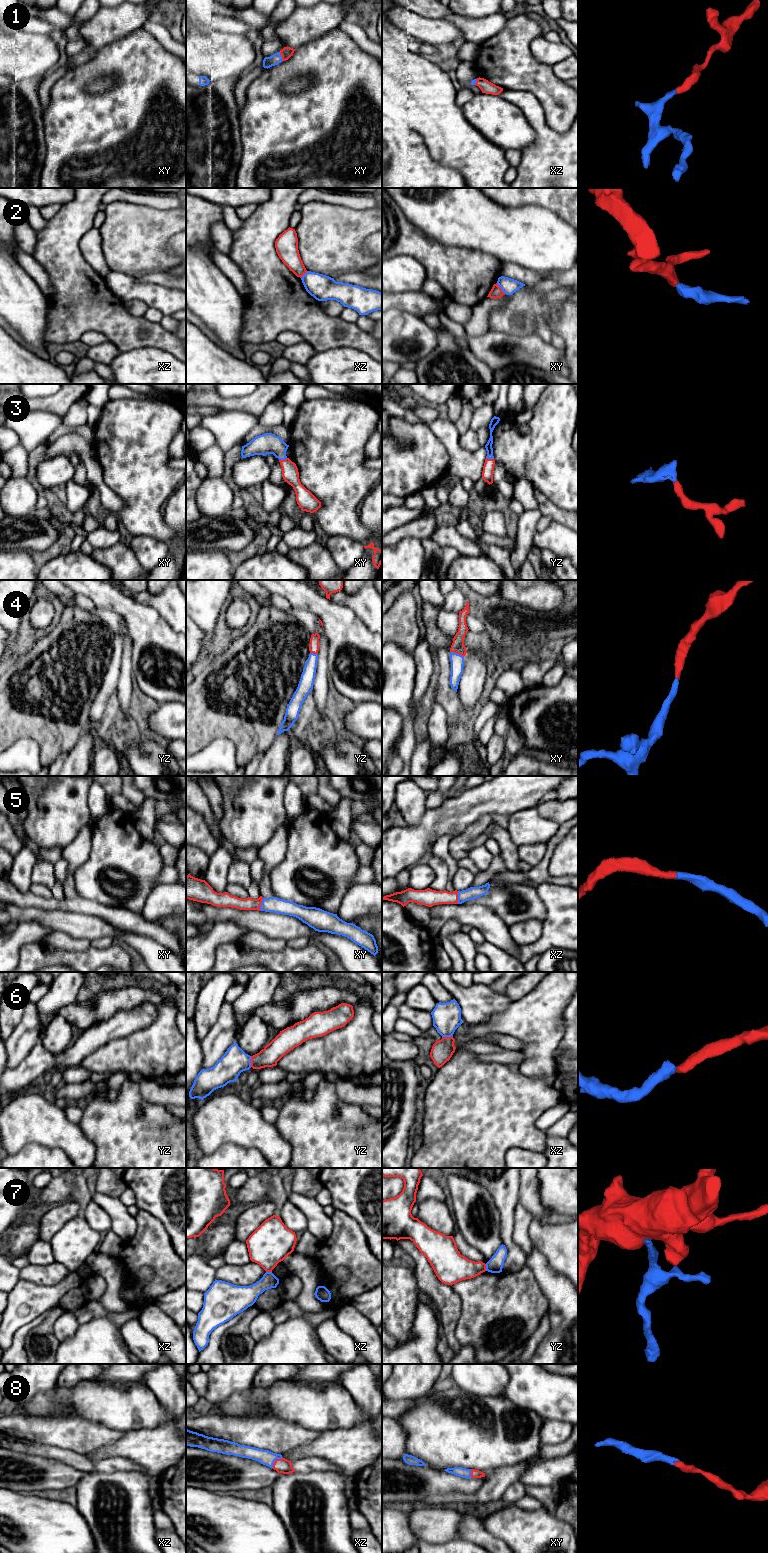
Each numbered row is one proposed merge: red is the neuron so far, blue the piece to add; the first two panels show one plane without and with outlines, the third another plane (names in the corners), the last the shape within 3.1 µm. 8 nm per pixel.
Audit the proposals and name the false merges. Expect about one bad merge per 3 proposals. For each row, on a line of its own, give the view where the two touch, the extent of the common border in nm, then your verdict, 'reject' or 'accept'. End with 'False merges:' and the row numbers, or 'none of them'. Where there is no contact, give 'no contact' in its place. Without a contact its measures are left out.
1: meets red in xy; contact 80 nm long; accept
2: meets red in xy; contact 120 nm long; reject
3: meets red in xy; contact 70 nm long; accept
4: meets red in xy; contact 120 nm long; accept
5: meets red in xz; contact 100 nm long; accept
6: meets red in yz; contact 90 nm long; accept
7: meets red in yz; contact 60 nm long; reject
8: meets red in xz; contact 120 nm long; accept
False merges: 2, 7

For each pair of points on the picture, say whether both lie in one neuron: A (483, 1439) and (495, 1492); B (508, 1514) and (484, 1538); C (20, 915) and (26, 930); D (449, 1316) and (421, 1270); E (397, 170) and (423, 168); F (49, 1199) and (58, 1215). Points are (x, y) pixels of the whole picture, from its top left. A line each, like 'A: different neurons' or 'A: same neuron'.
A: different neurons
B: different neurons
C: different neurons
D: same neuron
E: same neuron
F: different neurons

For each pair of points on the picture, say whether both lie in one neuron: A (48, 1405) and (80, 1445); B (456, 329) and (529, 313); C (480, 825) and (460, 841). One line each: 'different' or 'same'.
A: different
B: different
C: same

